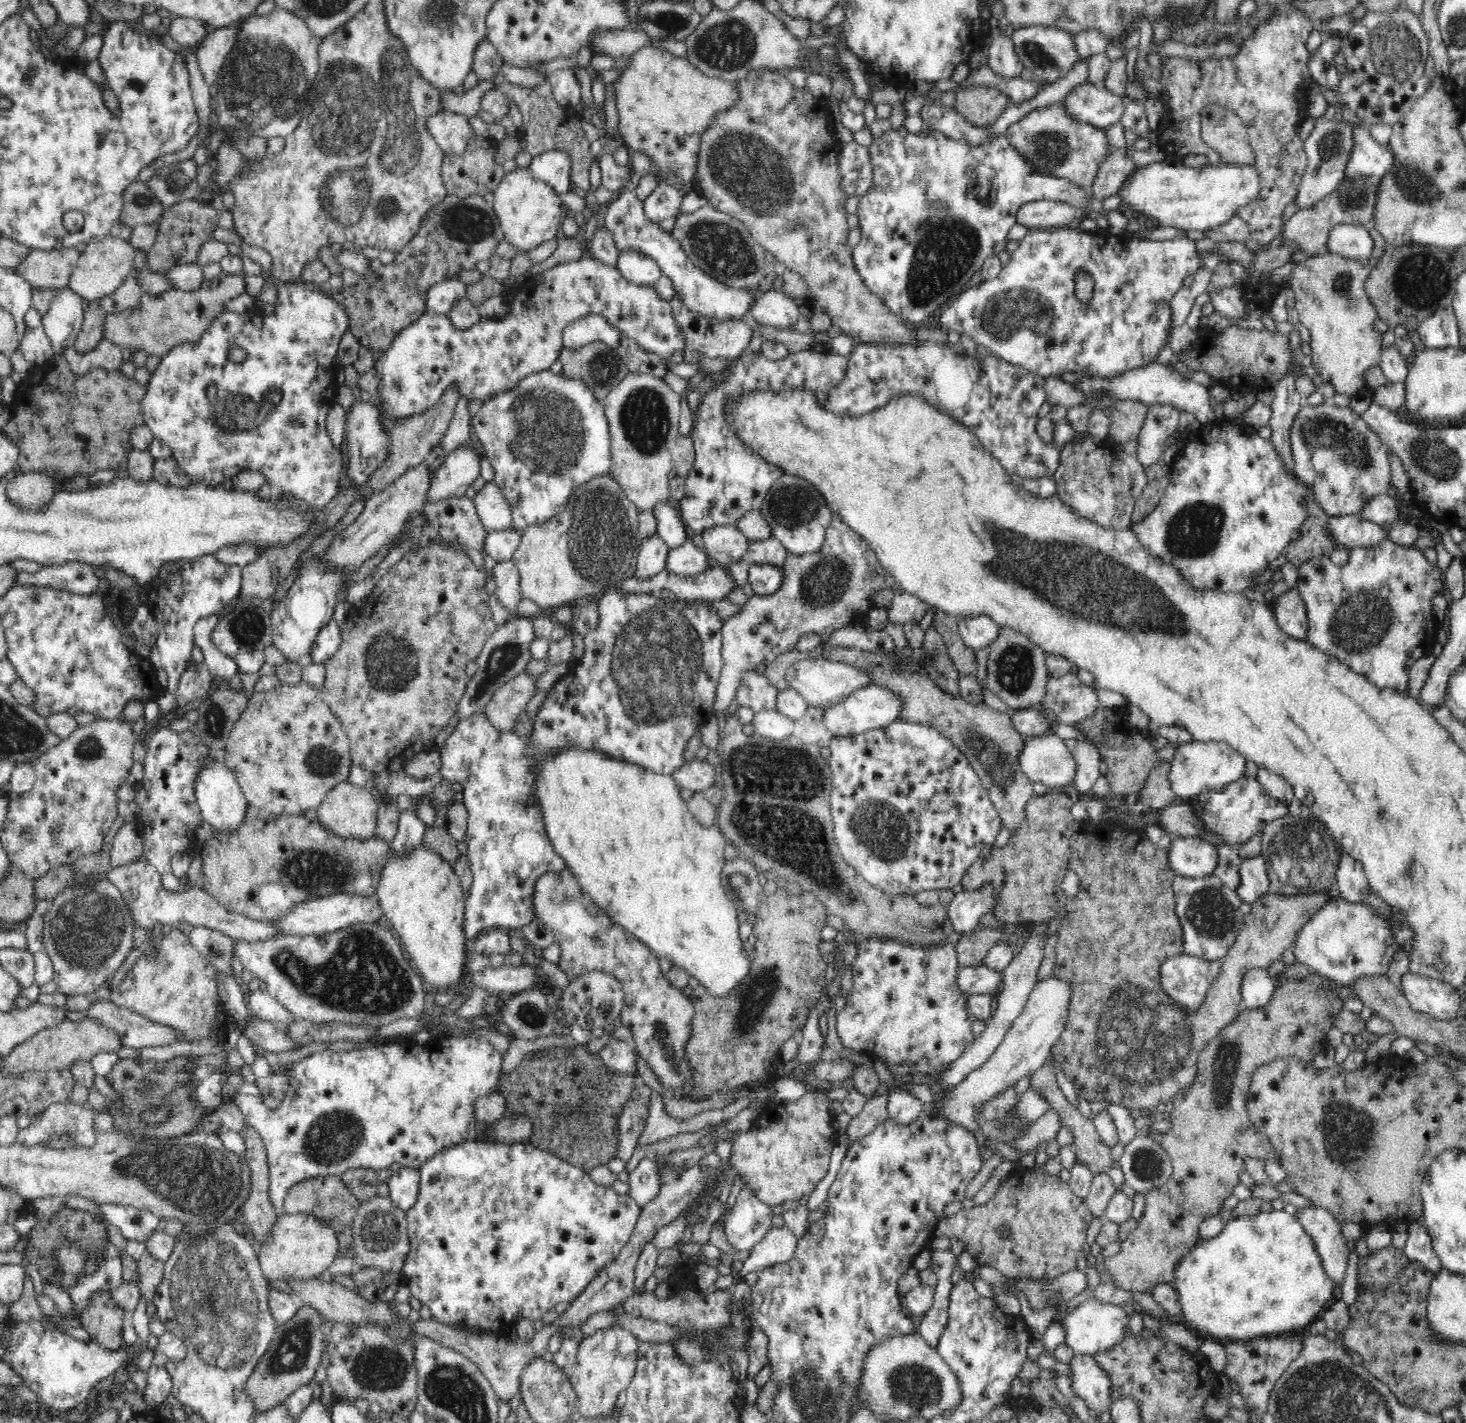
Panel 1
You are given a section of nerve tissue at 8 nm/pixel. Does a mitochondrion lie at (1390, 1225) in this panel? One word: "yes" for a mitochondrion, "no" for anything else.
no

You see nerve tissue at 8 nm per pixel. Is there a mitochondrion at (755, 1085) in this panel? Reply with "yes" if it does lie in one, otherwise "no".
no

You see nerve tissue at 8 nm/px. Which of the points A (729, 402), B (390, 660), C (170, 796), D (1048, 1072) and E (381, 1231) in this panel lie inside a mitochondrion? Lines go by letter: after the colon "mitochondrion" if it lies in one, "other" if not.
A: other
B: mitochondrion
C: other
D: other
E: mitochondrion

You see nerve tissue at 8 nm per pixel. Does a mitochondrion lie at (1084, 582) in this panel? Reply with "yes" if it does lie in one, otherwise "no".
yes

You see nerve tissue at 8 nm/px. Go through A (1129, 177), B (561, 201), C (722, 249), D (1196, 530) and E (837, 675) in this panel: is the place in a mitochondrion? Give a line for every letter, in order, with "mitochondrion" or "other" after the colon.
A: other
B: other
C: mitochondrion
D: mitochondrion
E: other

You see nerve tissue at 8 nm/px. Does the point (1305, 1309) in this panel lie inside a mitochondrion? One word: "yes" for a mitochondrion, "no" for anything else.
no

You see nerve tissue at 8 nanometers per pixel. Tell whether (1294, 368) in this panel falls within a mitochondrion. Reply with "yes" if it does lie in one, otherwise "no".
no

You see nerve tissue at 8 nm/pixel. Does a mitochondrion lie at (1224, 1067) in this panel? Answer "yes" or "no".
yes

